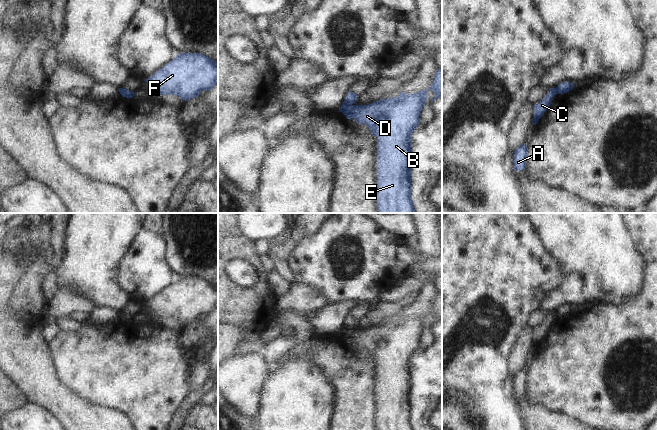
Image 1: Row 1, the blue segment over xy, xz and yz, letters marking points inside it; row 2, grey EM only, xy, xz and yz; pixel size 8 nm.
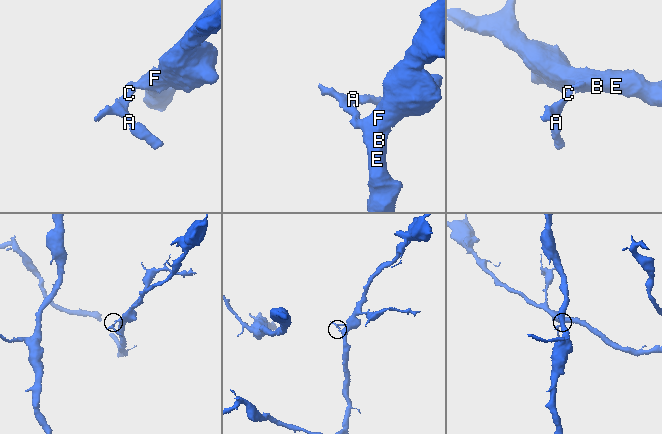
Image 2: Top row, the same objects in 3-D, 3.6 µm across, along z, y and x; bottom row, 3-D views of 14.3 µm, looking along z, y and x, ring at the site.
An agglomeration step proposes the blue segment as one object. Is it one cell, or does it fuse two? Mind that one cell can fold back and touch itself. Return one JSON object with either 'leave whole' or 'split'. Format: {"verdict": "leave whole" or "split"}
{"verdict": "split"}

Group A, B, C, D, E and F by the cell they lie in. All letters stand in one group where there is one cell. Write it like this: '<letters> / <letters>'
A C / B D E F

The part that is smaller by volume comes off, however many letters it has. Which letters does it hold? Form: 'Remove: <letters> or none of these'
Remove: A, C.

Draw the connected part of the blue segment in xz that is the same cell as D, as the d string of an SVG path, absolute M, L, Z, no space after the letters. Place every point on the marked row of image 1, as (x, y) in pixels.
M427 90L413 94L400 92L397 97L374 101L370 105L348 105L343 102L339 111L347 119L368 126L371 134L377 137L377 209L379 213L417 213L411 198L411 141L412 134L420 124L420 114L427 99Z

